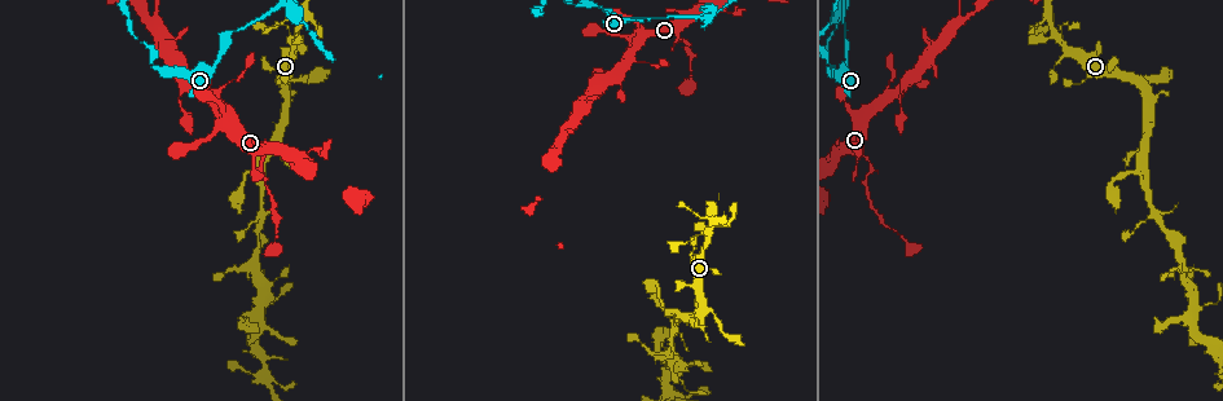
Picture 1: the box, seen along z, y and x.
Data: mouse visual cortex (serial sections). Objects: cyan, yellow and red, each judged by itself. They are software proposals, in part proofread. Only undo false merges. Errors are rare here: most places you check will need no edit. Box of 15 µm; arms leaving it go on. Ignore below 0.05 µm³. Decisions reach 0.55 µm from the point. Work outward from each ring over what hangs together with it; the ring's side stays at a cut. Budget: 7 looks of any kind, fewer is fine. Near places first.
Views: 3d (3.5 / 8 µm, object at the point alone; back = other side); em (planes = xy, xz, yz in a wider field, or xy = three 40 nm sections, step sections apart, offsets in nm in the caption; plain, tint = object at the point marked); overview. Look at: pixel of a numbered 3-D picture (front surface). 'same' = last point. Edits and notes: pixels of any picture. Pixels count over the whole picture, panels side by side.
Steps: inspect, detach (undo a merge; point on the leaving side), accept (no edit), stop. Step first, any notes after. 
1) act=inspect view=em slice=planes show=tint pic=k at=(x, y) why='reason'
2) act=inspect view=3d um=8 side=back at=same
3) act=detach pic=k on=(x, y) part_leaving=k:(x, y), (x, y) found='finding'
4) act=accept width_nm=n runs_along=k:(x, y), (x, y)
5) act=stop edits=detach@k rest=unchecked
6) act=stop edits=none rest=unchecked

act=inspect view=3d um=8 pic=1 at=(840, 8) why='abrupt turn'

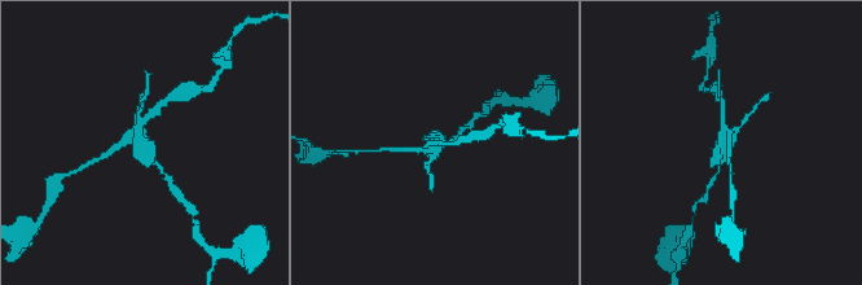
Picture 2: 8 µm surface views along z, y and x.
act=inspect view=em slice=xy step=2 show=tint pic=2 at=(146, 145) why='need the tissue'

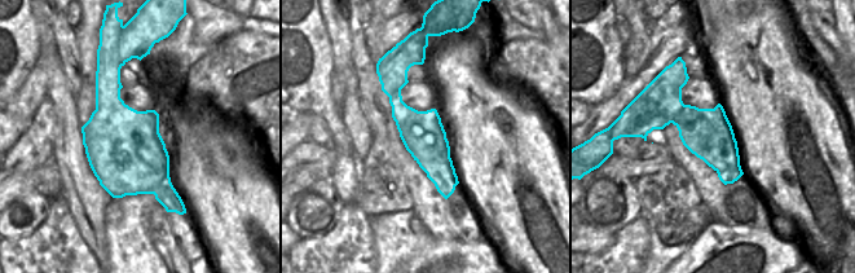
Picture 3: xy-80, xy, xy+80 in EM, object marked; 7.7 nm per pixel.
act=detach pic=2 on=(150, 152) width_nm=340 part_leaving=2:(136, 140), (162, 172) found='two cells meet here'

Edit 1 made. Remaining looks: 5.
act=inspect view=3d um=8 pic=1 at=(676, 41) why='sharp bend'

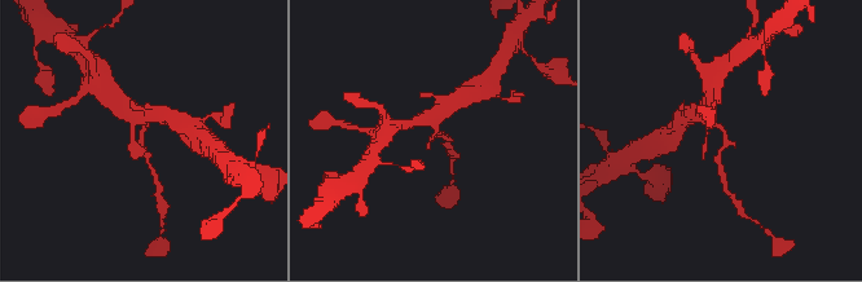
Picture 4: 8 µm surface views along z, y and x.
act=inspect view=em slice=xy step=3 show=tint pic=4 at=(433, 139) arm_widths_nm=150,350 why='now the EM'

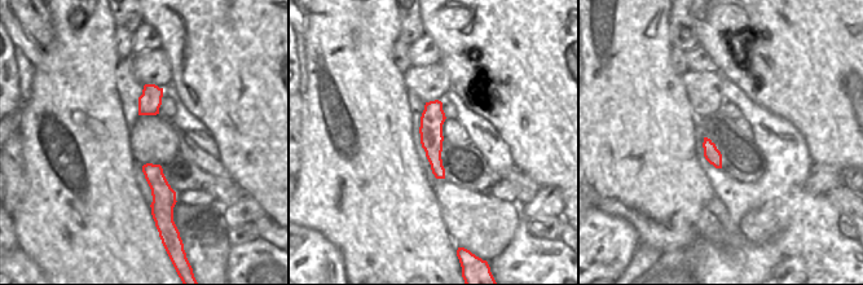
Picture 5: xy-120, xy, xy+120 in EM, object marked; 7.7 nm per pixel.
act=accept runs_along=4:(704, 114), (725, 132), (717, 157), (722, 170) found='one cell here'

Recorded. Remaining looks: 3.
act=inspect view=3d um=8 pic=1 at=(255, 267) why='arms part here'

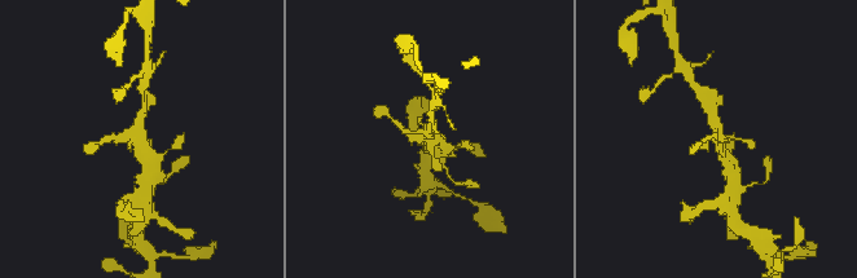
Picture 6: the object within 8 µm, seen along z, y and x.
act=inspect view=3d um=3.5 pic=6 at=(136, 137) why='zoom in'

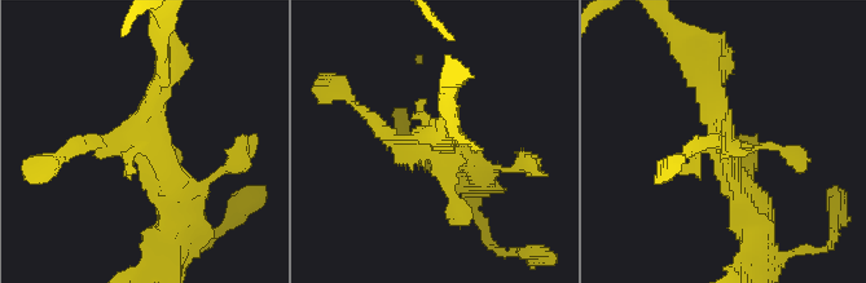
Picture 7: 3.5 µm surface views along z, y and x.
act=inspect view=em slice=xy step=2 show=tint pic=7 at=(723, 141) why='need the tissue'

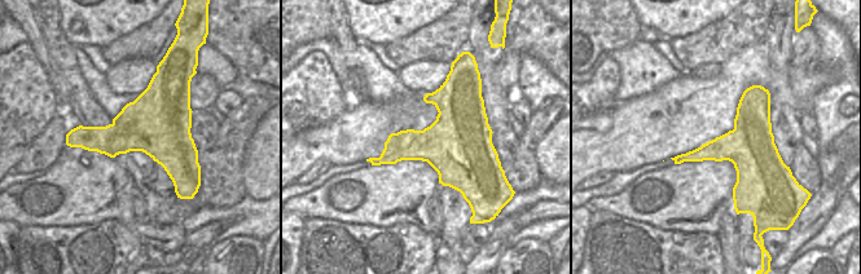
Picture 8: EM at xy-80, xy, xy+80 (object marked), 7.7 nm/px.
act=accept runs_along=7:(690, 60), (747, 213) found='all the same cell'

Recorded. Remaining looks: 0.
act=stop edits=detach@2 rest=unchecked

